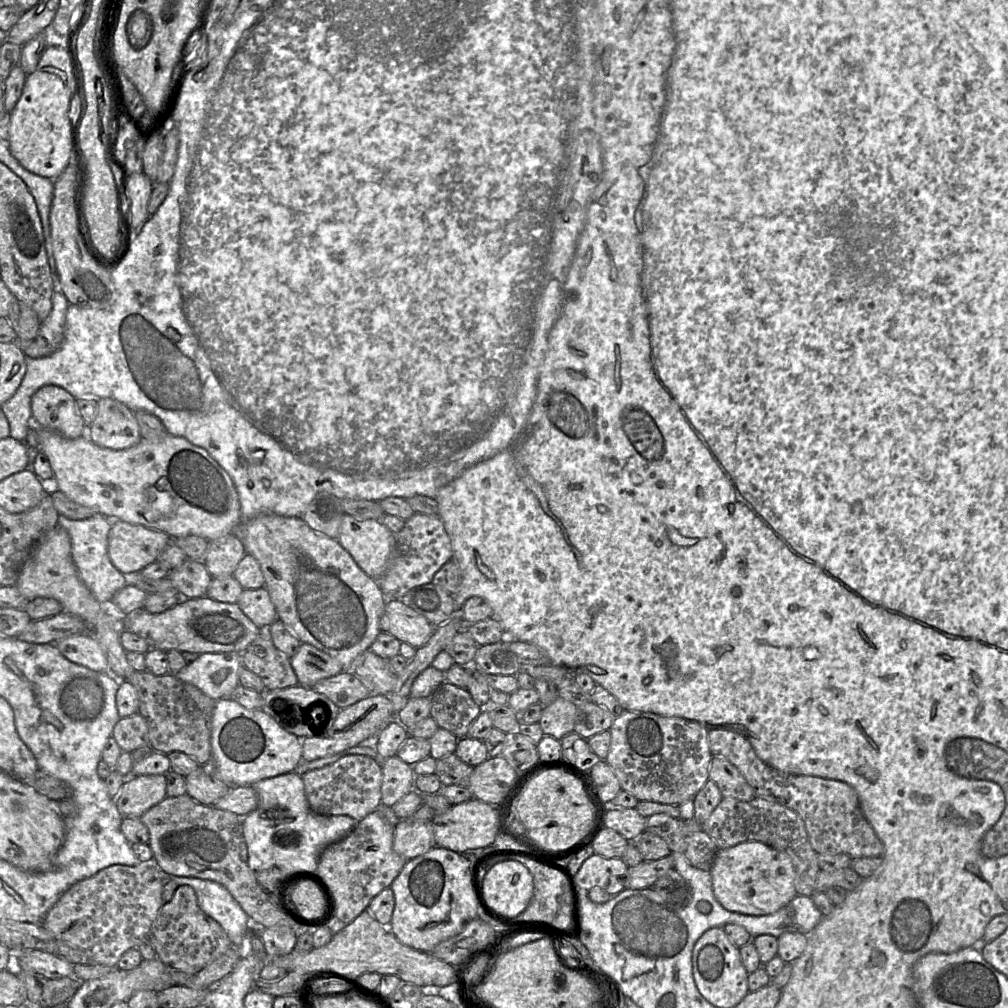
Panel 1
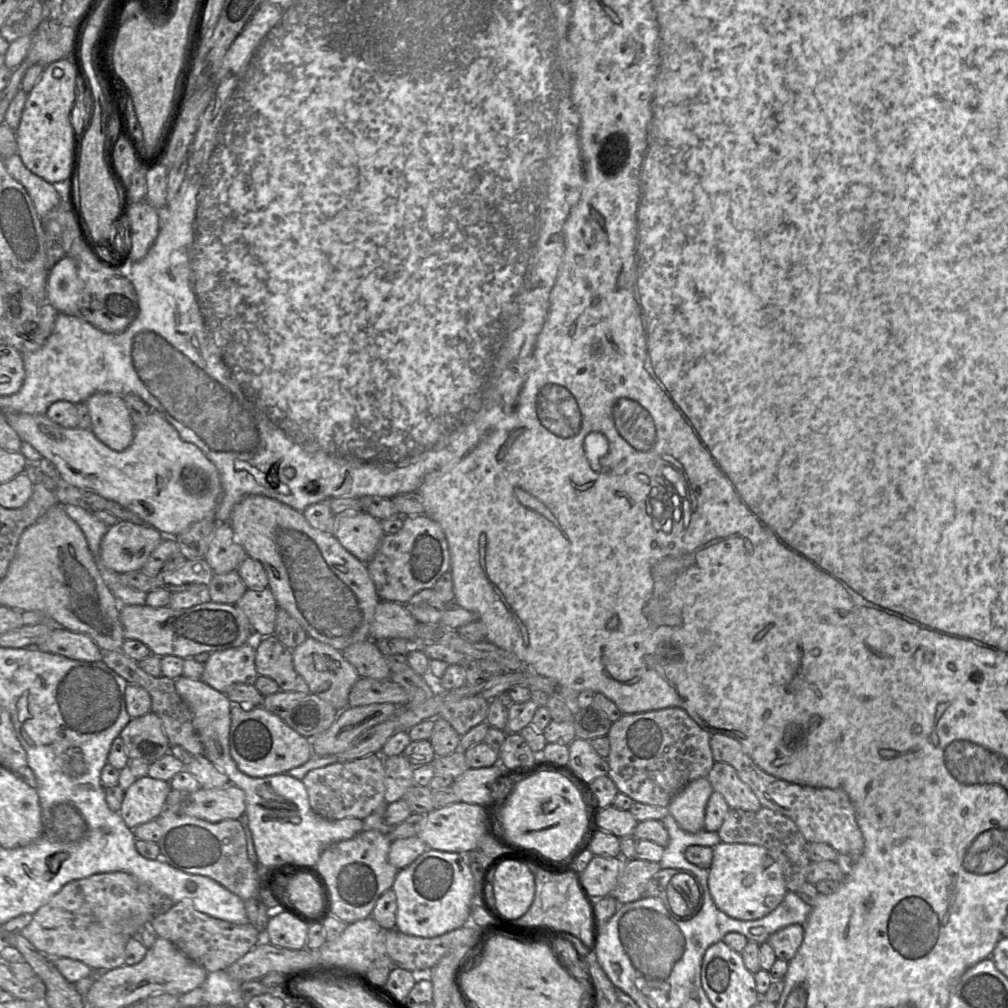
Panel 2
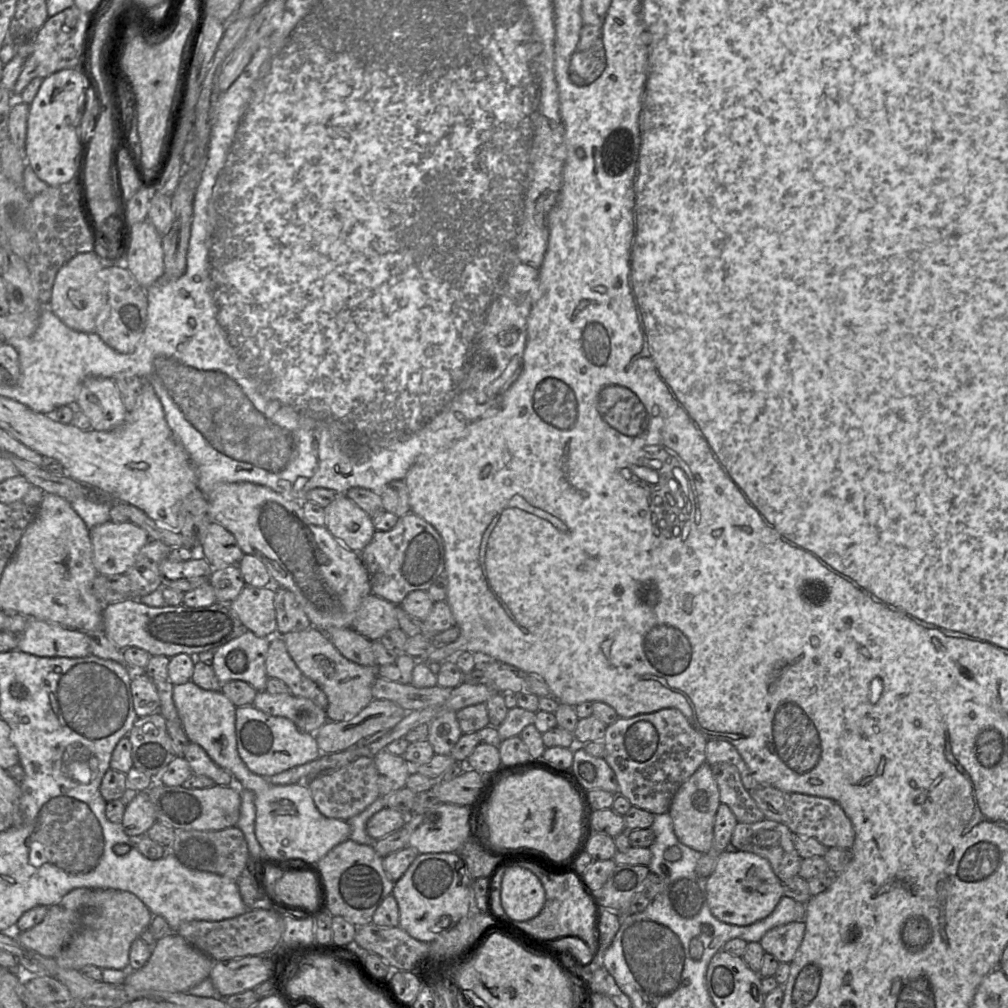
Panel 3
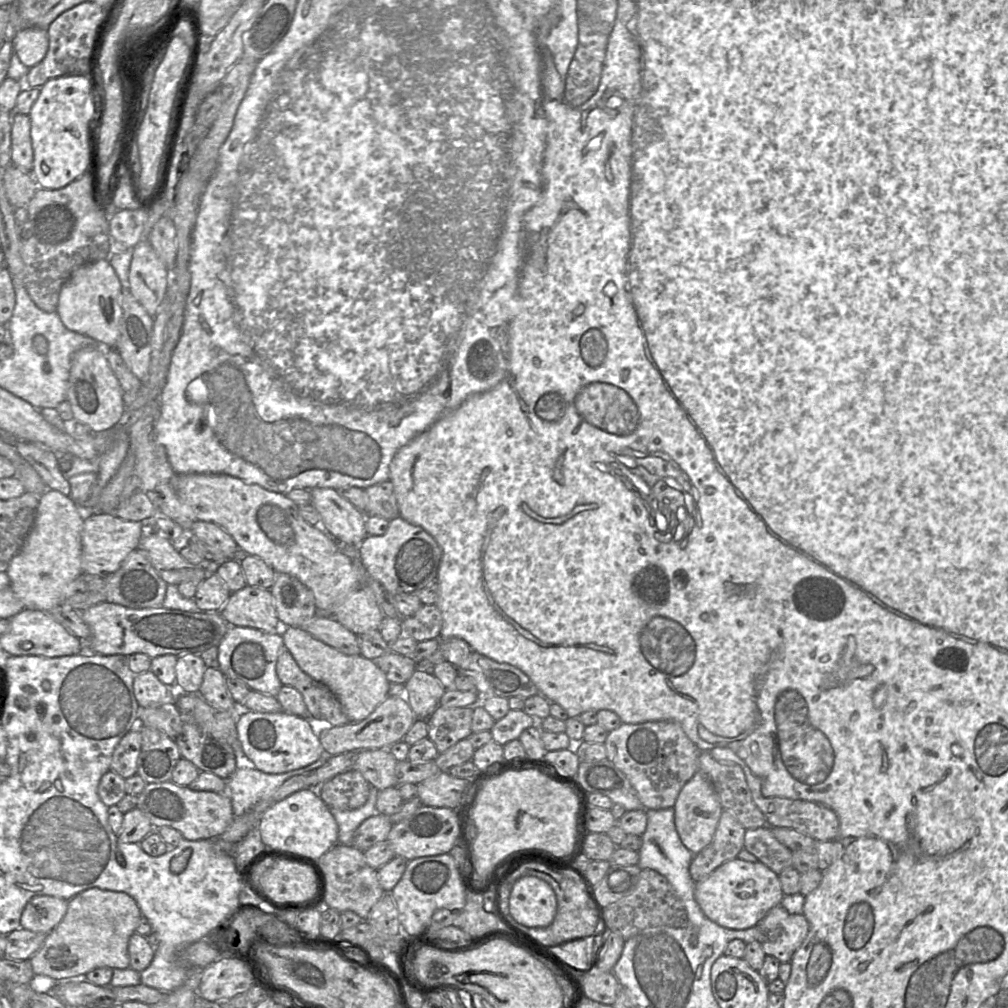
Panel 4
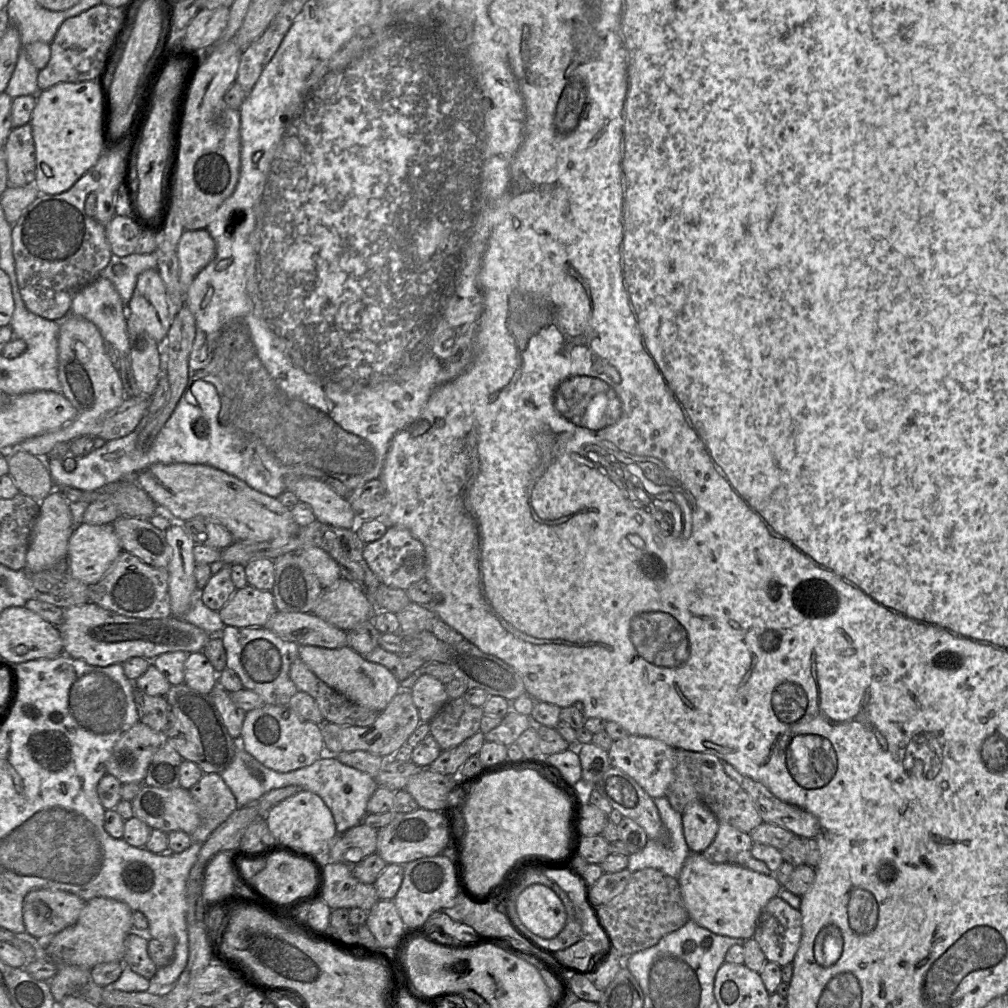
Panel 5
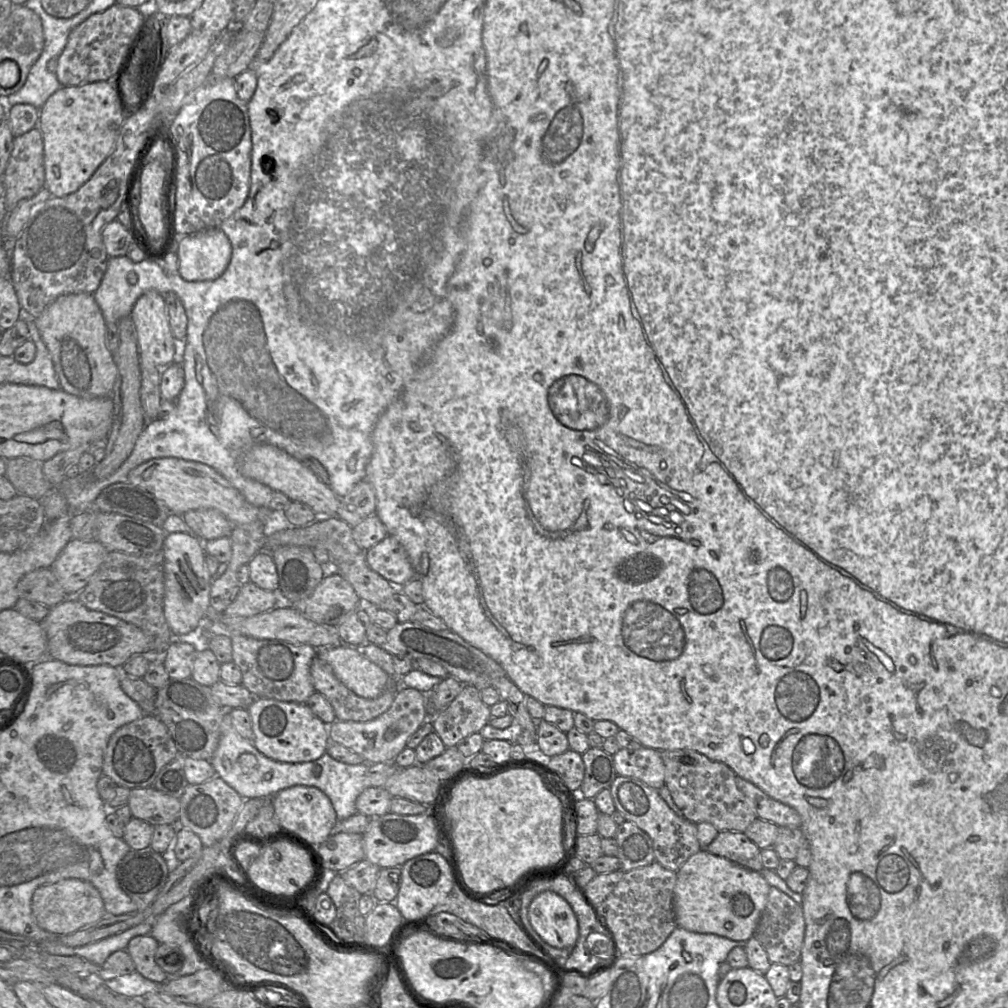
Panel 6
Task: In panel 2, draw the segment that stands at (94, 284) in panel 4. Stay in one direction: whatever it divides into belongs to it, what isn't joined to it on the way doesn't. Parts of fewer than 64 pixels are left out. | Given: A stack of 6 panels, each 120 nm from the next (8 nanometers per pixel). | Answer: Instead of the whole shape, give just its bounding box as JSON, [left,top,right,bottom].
[47,256,85,317]

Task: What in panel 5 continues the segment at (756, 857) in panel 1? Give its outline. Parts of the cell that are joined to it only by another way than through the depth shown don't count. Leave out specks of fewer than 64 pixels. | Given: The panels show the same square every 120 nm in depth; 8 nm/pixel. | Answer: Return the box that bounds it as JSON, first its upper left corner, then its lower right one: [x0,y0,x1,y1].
[678,853,782,939]

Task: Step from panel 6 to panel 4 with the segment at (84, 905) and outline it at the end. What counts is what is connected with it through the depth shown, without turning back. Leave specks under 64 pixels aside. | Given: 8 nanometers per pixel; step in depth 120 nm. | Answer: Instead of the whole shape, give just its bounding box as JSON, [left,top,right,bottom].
[20,895,68,934]

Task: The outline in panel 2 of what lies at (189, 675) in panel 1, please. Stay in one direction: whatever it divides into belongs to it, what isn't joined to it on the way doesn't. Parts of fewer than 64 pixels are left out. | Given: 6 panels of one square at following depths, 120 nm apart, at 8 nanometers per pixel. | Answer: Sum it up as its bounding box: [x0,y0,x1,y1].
[201,642,258,693]

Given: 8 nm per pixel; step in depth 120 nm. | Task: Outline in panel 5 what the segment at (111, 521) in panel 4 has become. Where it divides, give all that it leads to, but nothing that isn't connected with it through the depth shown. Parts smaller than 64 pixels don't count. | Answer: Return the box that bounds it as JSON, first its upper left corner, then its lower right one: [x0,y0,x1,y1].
[68,522,122,585]

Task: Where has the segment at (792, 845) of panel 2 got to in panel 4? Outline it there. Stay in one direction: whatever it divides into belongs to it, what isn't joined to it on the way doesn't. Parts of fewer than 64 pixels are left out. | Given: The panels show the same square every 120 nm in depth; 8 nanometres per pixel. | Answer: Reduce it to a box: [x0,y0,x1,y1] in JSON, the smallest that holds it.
[744,825,792,875]

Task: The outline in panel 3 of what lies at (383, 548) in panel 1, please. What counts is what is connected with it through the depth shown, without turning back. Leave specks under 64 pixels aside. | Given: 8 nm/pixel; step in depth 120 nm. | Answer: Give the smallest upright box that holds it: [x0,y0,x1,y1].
[324,495,375,553]

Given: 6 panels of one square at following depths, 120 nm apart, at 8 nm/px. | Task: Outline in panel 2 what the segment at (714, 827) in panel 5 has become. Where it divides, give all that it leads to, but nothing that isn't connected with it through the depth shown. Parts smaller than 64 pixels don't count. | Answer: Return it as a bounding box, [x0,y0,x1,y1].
[669,777,713,833]

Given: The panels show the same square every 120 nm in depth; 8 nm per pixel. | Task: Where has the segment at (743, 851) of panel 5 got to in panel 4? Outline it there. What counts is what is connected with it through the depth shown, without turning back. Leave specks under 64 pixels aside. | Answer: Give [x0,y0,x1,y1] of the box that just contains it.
[689,810,746,882]

